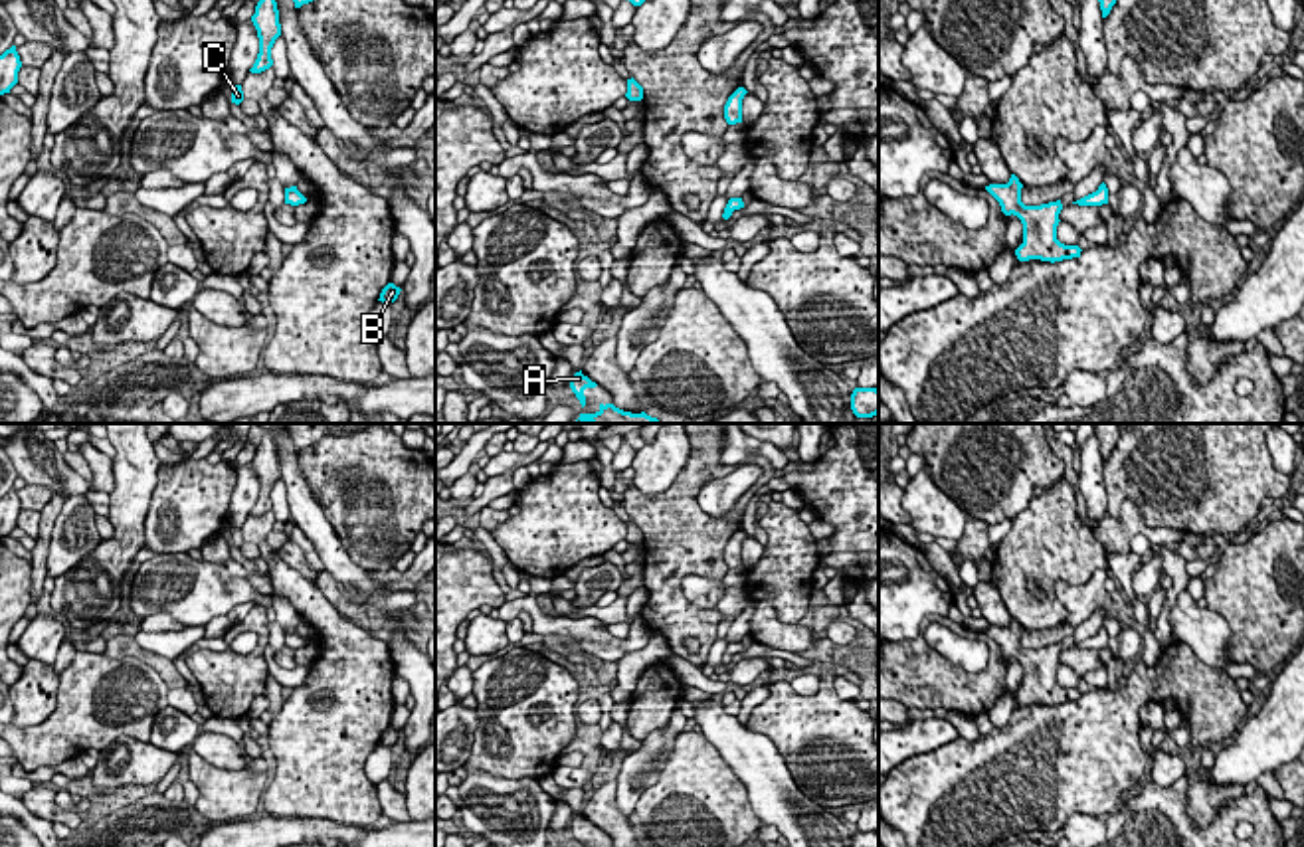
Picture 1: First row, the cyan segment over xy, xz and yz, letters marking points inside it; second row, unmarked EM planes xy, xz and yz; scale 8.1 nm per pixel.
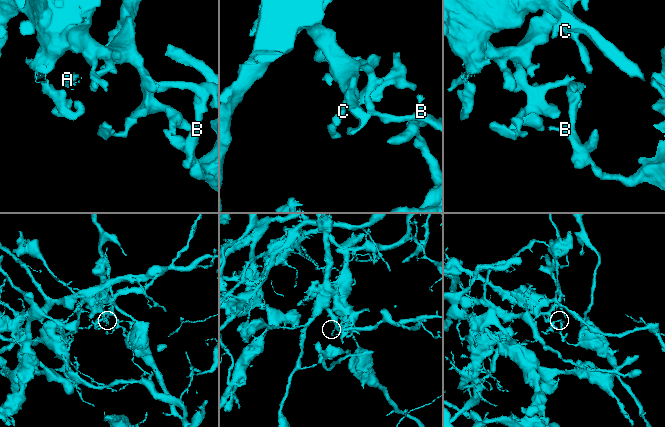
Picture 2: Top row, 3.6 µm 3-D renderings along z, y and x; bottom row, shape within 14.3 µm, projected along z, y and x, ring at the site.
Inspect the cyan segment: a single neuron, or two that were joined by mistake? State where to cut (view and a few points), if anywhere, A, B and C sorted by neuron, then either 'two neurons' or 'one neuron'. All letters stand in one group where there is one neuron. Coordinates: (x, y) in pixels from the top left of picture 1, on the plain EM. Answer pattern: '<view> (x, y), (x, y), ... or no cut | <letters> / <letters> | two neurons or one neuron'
xz (737, 642), (741, 650) | A C / B | two neurons

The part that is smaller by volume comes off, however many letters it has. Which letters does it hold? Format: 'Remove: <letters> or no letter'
Remove: B

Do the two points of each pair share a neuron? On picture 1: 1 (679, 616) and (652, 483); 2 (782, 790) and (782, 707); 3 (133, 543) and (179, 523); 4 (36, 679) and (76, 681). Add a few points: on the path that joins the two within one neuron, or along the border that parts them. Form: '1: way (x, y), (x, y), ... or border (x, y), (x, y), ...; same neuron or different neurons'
1: border (687, 462), (663, 491), (642, 493), (630, 483); different neurons
2: border (746, 727), (774, 745), (792, 780), (808, 796); different neurons
3: border (153, 493), (147, 505), (143, 547); different neurons
4: border (60, 675), (56, 705), (38, 723); different neurons

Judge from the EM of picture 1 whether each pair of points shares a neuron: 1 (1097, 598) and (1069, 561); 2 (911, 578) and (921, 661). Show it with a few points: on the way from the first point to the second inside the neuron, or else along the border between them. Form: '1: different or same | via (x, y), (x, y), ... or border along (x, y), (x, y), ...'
1: different | border along (1105, 568), (1081, 584), (1053, 584), (1065, 620)
2: different | border along (944, 616), (929, 614), (913, 638), (899, 642)

